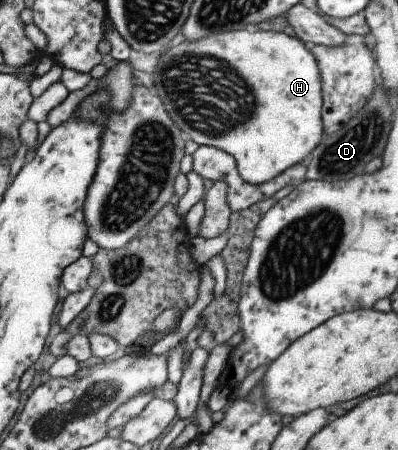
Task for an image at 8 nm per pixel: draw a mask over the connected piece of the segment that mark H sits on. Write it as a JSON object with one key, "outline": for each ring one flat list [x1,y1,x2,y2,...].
{"outline":[[258,29,252,33,246,30,228,30,211,33,198,39,198,41,183,40,170,47,163,55,157,58,156,65,151,75,151,91,162,102,168,117,181,131,185,138,189,138,199,146,215,146,229,153,236,162,239,176,252,185,271,180,286,168,298,162,307,161,308,155,314,146,323,138,321,126,321,78,319,69,312,54,305,48,303,42,294,36,273,31]]}

